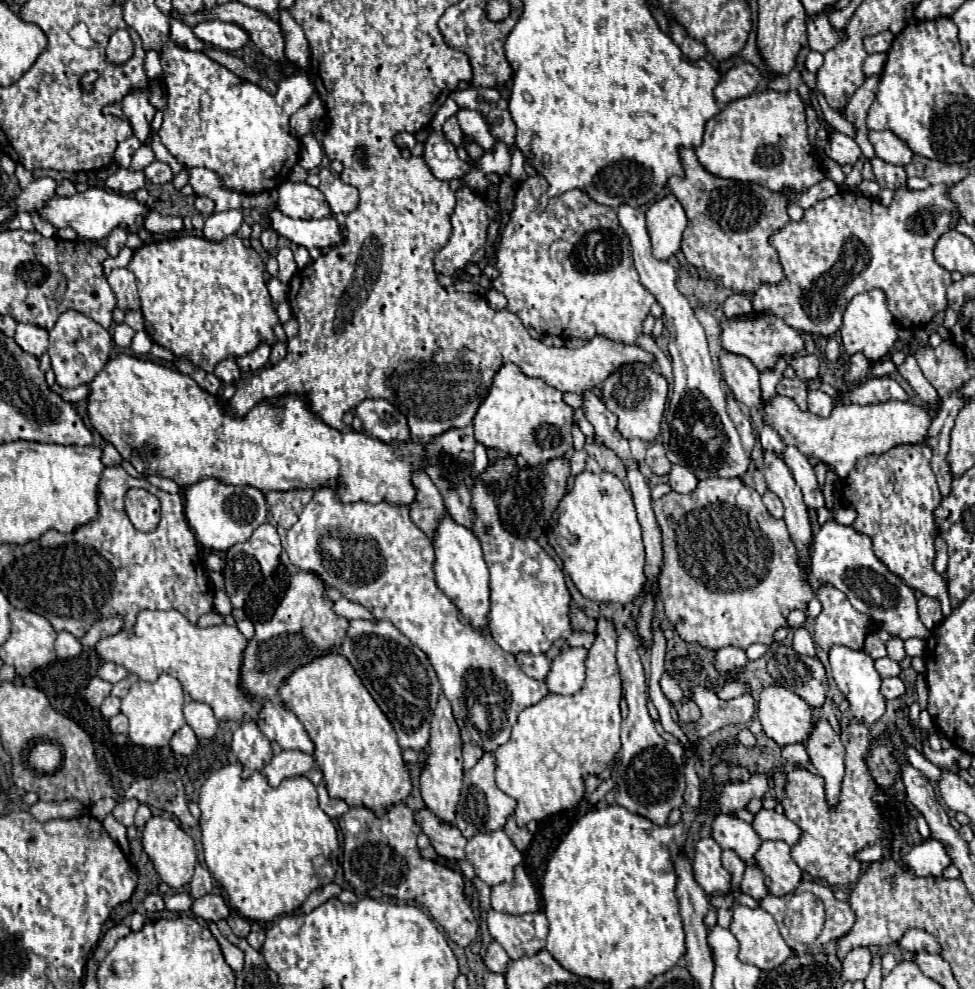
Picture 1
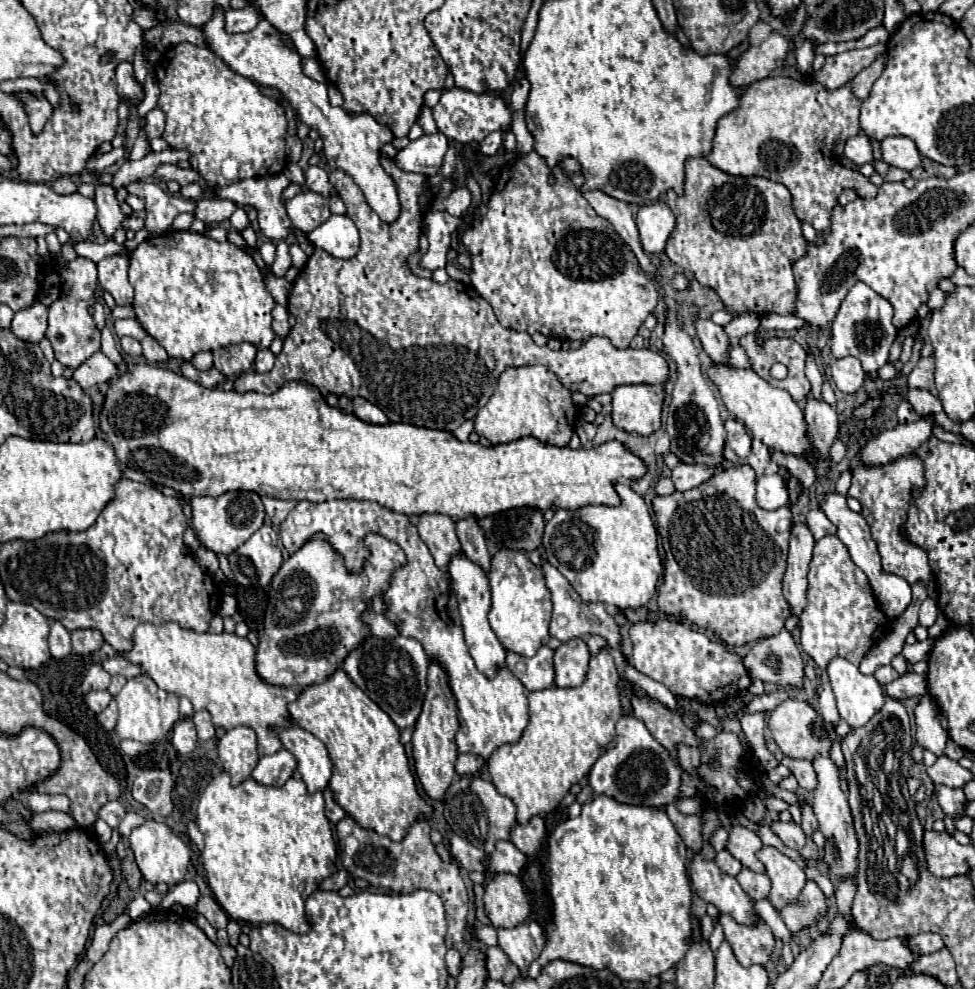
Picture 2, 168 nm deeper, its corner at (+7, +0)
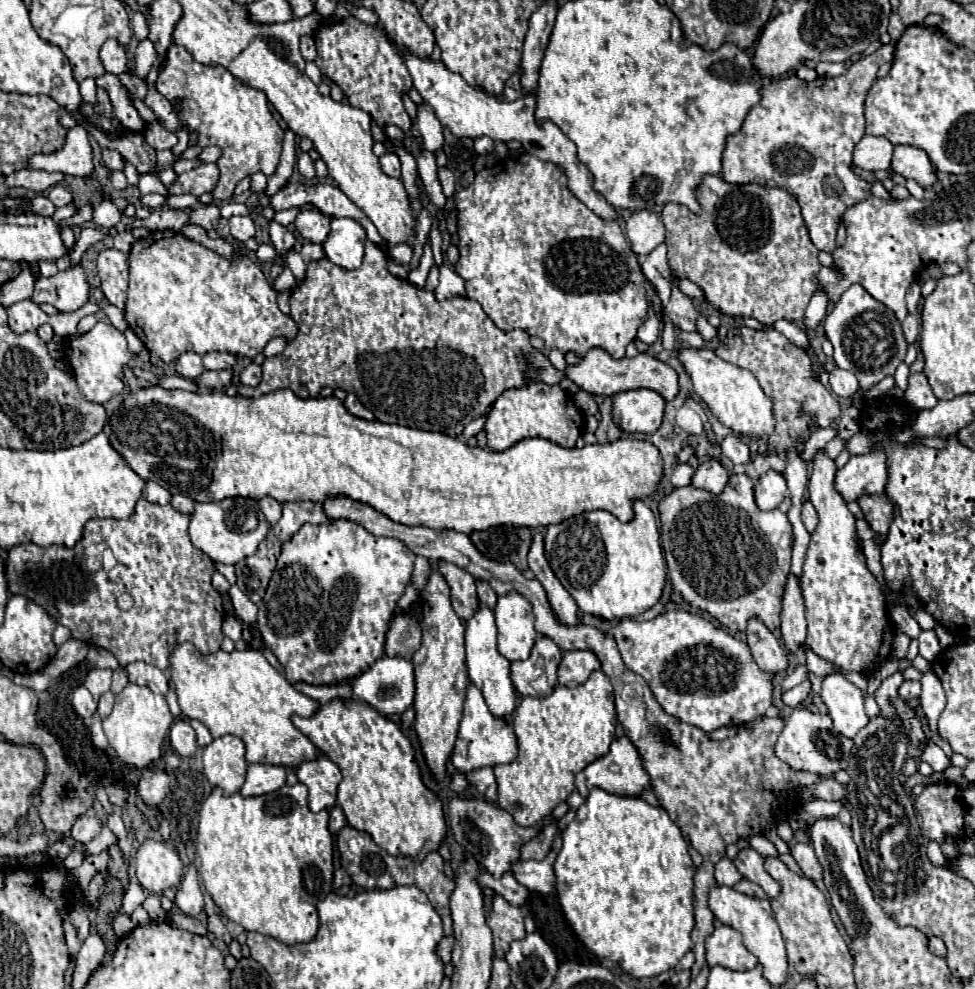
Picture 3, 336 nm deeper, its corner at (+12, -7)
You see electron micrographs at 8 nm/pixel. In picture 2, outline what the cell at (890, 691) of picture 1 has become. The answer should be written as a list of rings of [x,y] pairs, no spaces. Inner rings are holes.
[[[909,672],[909,674],[899,676],[897,680],[889,682],[889,686],[885,686],[885,694],[891,698],[897,698],[897,700],[905,700],[911,696],[923,696],[923,694],[927,694],[927,680],[925,680],[925,676]]]

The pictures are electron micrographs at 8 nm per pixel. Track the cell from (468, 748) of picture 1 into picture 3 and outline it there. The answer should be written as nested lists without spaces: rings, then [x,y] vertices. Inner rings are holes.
[[[484,767],[484,769],[478,769],[478,771],[472,771],[468,773],[468,779],[472,783],[472,787],[482,793],[482,797],[490,803],[496,803],[496,797],[498,797],[498,791],[496,791],[496,777],[494,777],[494,771],[490,767]]]

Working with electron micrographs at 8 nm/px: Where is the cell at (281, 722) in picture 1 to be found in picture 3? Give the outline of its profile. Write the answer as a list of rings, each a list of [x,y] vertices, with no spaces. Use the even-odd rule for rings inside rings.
[[[322,755],[310,763],[302,763],[294,767],[294,773],[310,791],[308,805],[312,811],[330,811],[336,805],[336,789],[342,781],[342,773],[328,757]]]

